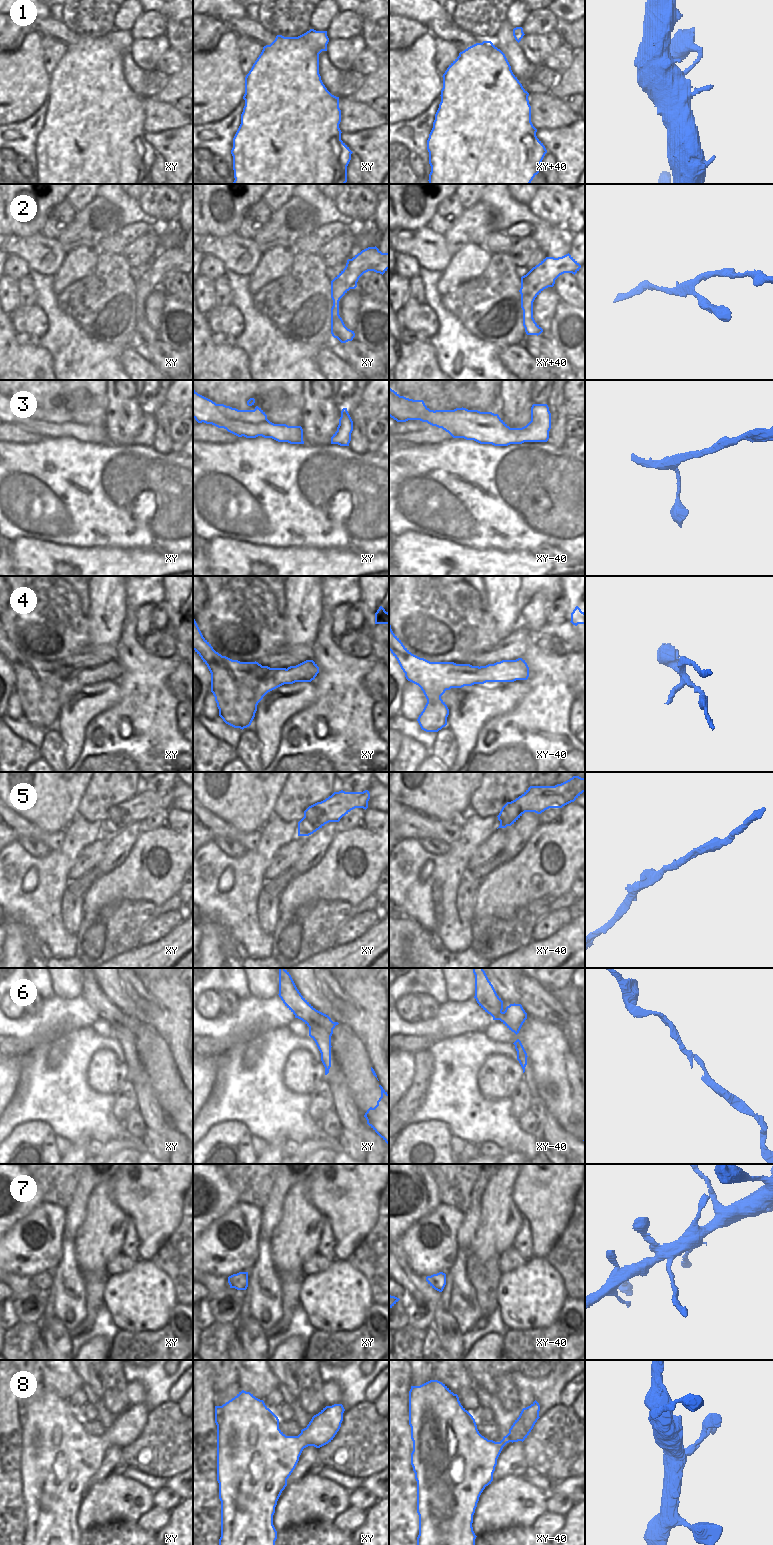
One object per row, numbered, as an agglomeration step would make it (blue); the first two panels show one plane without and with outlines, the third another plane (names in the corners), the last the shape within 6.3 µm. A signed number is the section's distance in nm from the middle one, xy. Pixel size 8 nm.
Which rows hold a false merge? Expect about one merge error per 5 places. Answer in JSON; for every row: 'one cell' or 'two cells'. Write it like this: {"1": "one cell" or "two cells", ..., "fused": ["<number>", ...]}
{"1": "one cell", "2": "one cell", "3": "one cell", "4": "two cells", "5": "one cell", "6": "one cell", "7": "one cell", "8": "one cell", "fused": ["4"]}

